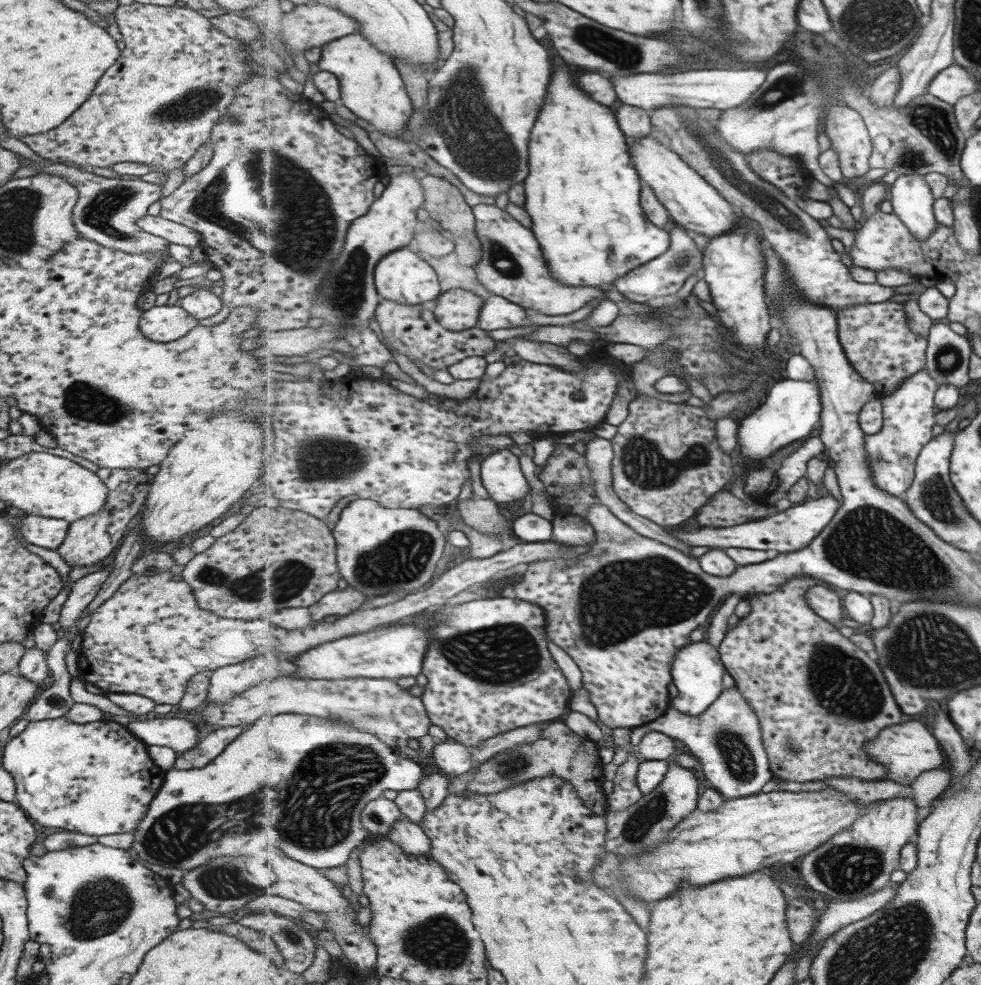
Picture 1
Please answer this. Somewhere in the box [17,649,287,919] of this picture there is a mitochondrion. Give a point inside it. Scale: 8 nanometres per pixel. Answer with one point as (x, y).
(223, 881)

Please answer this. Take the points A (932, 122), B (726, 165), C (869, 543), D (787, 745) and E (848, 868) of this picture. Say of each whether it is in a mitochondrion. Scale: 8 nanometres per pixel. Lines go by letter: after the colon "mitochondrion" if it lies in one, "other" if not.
A: mitochondrion
B: mitochondrion
C: mitochondrion
D: mitochondrion
E: mitochondrion

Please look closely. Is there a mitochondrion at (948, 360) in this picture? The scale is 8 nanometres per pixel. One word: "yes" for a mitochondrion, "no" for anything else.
yes

